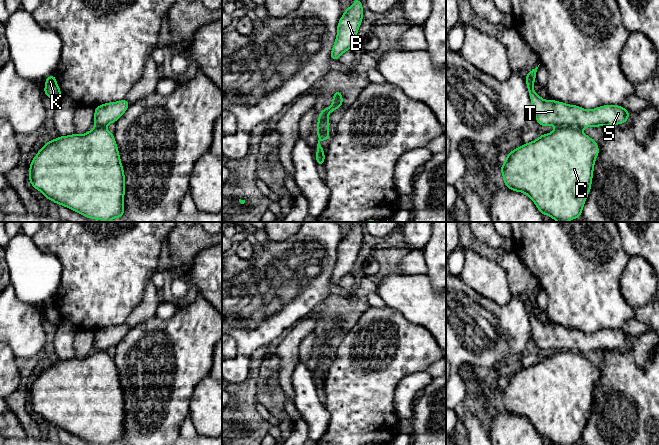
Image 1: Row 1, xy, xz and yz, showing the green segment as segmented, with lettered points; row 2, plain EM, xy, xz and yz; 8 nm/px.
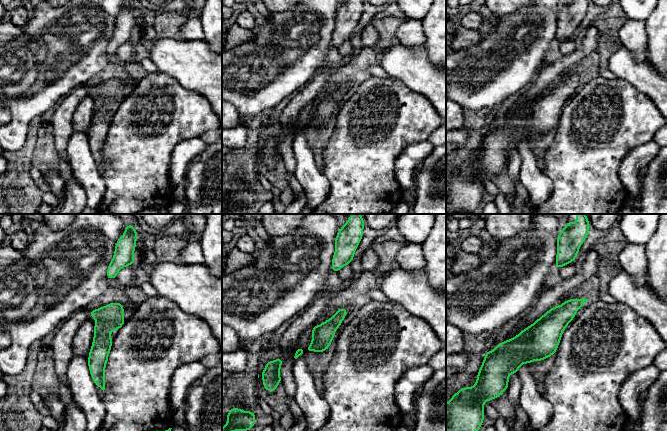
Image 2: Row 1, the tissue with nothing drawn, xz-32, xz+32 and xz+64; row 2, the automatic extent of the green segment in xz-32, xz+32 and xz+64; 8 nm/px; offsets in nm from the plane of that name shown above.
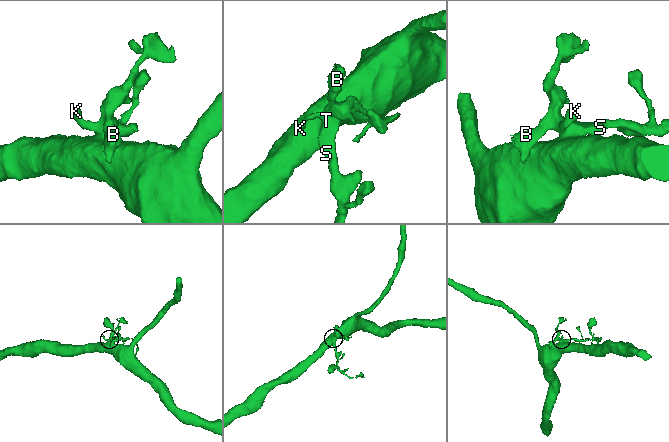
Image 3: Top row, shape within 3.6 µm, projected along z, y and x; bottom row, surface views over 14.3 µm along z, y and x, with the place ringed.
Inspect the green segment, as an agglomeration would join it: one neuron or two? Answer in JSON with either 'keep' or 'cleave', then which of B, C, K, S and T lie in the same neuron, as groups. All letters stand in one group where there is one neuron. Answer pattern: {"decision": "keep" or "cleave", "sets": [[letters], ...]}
{"decision": "cleave", "sets": [["B", "K", "S", "T"], ["C"]]}

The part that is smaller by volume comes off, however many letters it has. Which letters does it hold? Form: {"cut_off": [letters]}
{"cut_off": ["B", "K", "S", "T"]}

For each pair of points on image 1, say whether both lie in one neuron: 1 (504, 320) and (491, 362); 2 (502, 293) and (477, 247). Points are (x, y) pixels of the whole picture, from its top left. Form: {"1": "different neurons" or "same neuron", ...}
{"1": "same neuron", "2": "different neurons"}

